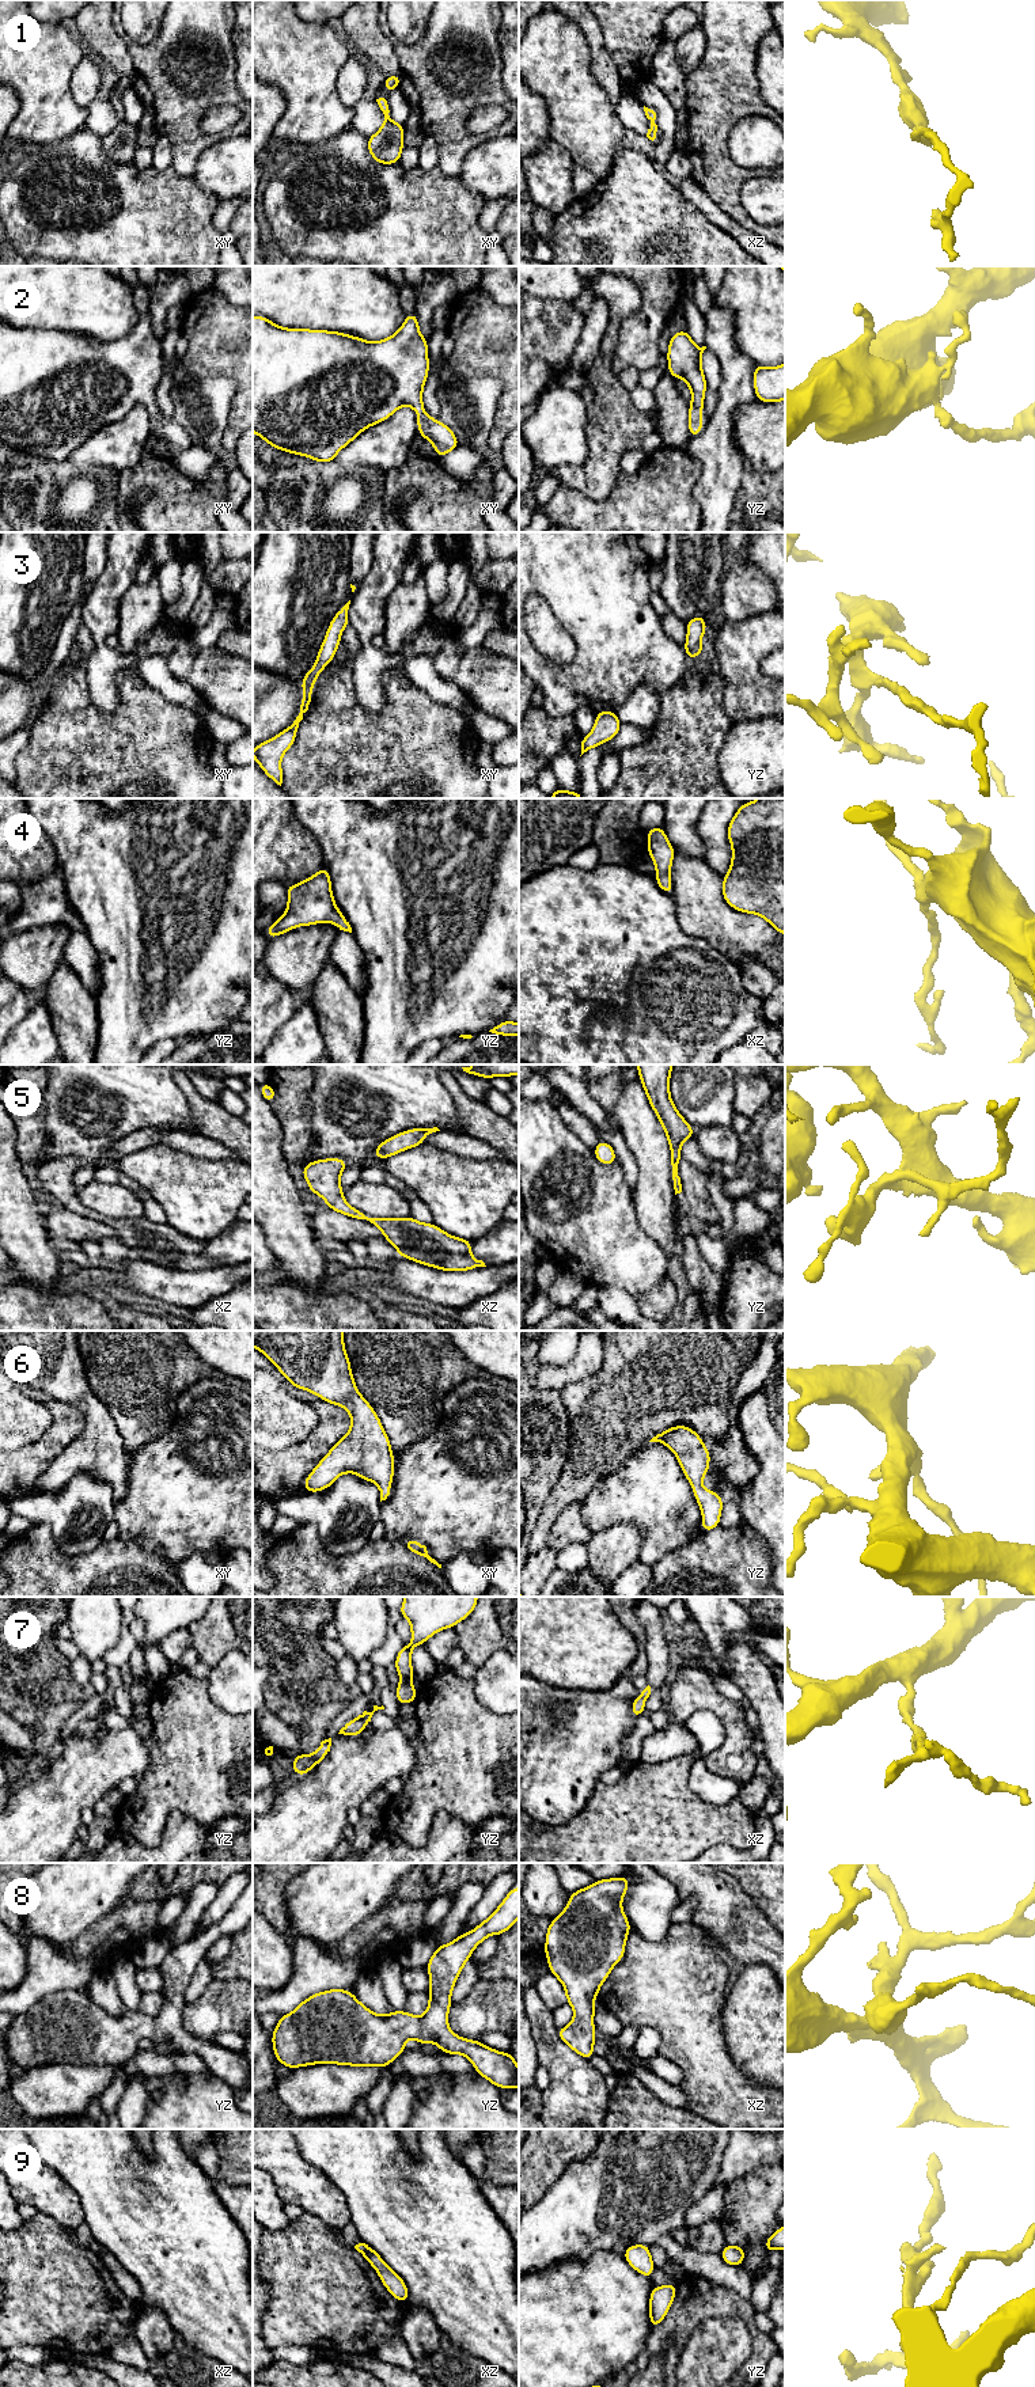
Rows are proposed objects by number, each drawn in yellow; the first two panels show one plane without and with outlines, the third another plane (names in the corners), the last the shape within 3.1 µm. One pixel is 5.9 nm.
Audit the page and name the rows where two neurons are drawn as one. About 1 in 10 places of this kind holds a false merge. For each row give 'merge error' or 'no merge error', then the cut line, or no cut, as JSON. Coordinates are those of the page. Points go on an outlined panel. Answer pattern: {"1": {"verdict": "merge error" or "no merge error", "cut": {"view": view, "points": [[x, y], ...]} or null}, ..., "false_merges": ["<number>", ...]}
{"1": {"verdict": "no merge error", "cut": null}, "2": {"verdict": "no merge error", "cut": null}, "3": {"verdict": "no merge error", "cut": null}, "4": {"verdict": "no merge error", "cut": null}, "5": {"verdict": "no merge error", "cut": null}, "6": {"verdict": "no merge error", "cut": null}, "7": {"verdict": "no merge error", "cut": null}, "8": {"verdict": "no merge error", "cut": null}, "9": {"verdict": "no merge error", "cut": null}, "false_merges": []}

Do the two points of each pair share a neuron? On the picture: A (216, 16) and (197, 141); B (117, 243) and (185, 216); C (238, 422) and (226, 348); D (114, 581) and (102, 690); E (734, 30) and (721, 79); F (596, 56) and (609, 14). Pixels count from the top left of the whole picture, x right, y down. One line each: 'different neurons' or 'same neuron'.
A: same neuron
B: same neuron
C: same neuron
D: same neuron
E: same neuron
F: different neurons

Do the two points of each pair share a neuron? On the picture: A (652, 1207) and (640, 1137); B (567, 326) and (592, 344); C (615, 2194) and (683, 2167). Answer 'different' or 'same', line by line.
A: same
B: different
C: same

